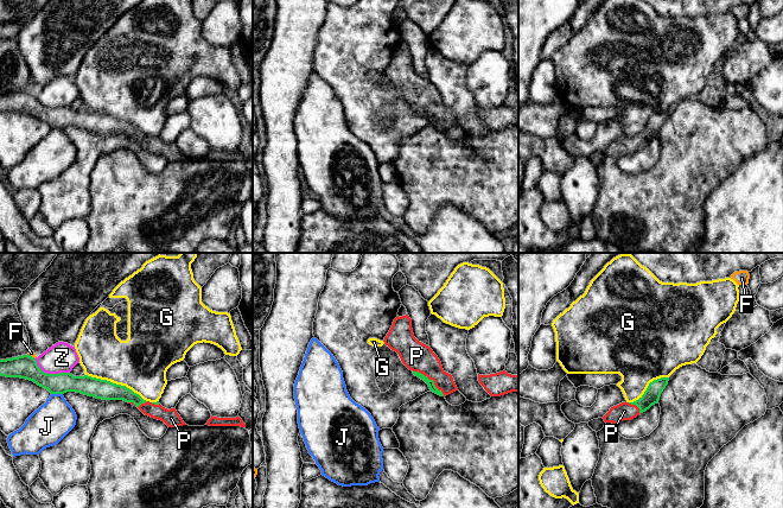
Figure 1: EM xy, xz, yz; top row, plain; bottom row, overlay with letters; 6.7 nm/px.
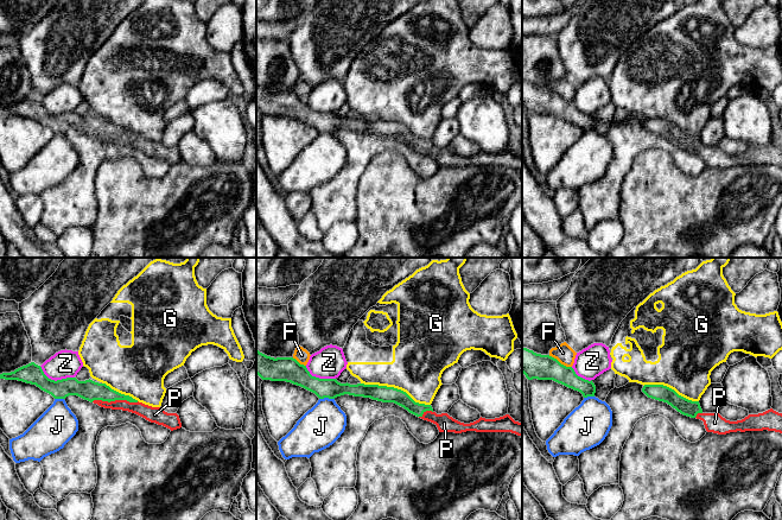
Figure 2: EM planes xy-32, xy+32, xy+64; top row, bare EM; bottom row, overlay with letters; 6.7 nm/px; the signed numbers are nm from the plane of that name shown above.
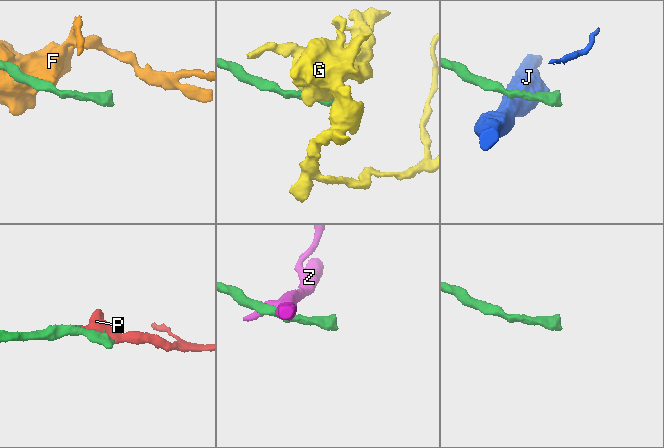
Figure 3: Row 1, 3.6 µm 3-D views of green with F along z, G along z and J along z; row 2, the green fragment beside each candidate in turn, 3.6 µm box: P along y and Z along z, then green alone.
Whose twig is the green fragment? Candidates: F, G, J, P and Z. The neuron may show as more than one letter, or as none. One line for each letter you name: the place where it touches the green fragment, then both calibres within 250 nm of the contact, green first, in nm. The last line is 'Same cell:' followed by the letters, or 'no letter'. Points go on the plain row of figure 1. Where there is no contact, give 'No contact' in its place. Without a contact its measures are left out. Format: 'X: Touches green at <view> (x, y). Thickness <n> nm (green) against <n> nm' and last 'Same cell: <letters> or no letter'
P: Touches green at xz (428, 113). Thickness 50 nm (green) against 200 nm
Same cell: P

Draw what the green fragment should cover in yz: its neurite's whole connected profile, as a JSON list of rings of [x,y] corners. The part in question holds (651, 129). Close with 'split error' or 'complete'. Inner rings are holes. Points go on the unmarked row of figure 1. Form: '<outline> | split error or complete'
[[[661,112],[649,118],[644,128],[634,136],[622,136],[610,142],[610,145],[603,151],[605,157],[618,158],[623,154],[631,154],[639,147],[645,146],[652,139],[657,138],[661,127],[668,119],[668,112]]] | split error

